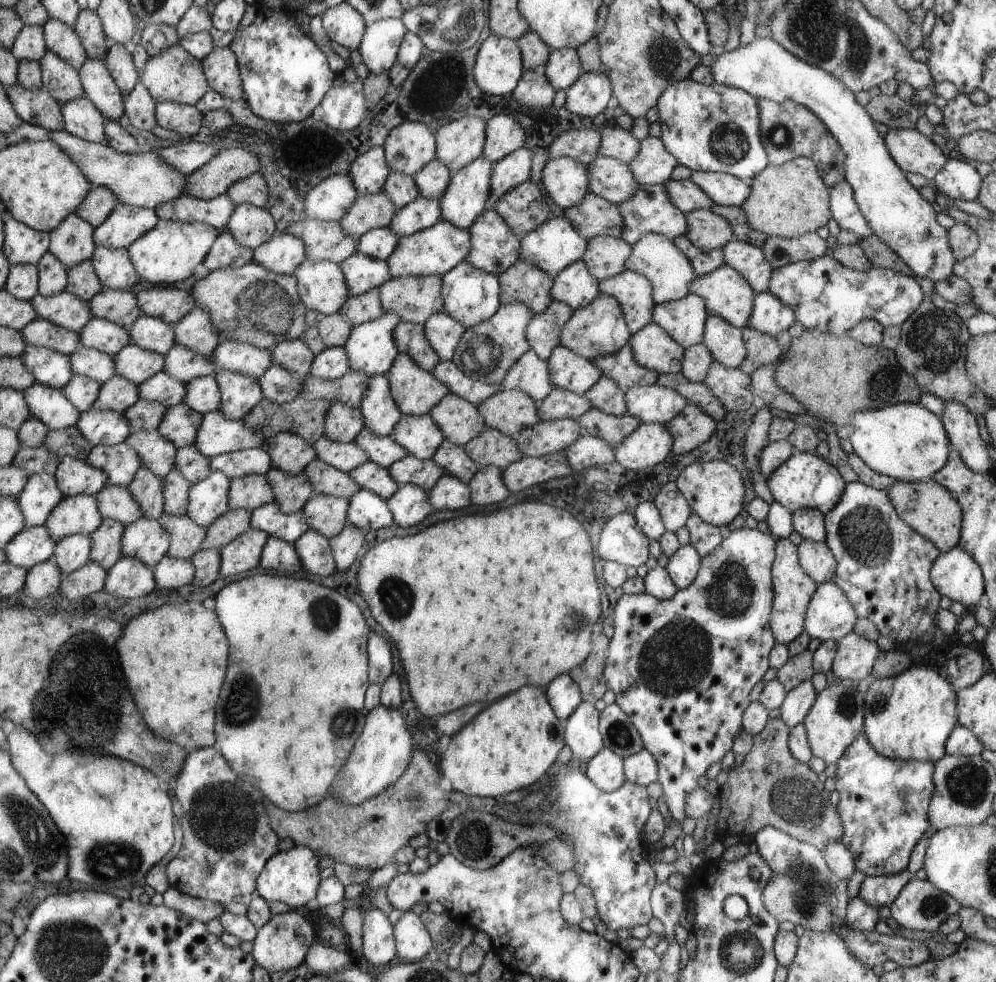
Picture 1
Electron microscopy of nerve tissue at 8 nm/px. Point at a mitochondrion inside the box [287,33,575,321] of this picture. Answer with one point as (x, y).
(441, 63)

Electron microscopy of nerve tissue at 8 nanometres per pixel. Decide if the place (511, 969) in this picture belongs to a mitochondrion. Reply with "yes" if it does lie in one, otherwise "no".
no

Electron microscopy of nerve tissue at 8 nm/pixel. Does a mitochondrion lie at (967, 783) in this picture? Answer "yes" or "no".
yes

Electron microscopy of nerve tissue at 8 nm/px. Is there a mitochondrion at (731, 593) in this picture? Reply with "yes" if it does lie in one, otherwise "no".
yes

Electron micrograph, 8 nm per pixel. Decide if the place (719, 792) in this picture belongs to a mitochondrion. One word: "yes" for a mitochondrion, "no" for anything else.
no

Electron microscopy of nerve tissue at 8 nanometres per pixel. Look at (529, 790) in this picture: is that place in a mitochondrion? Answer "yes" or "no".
no

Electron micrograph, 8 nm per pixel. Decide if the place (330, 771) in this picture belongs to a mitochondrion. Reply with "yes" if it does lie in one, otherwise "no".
no

